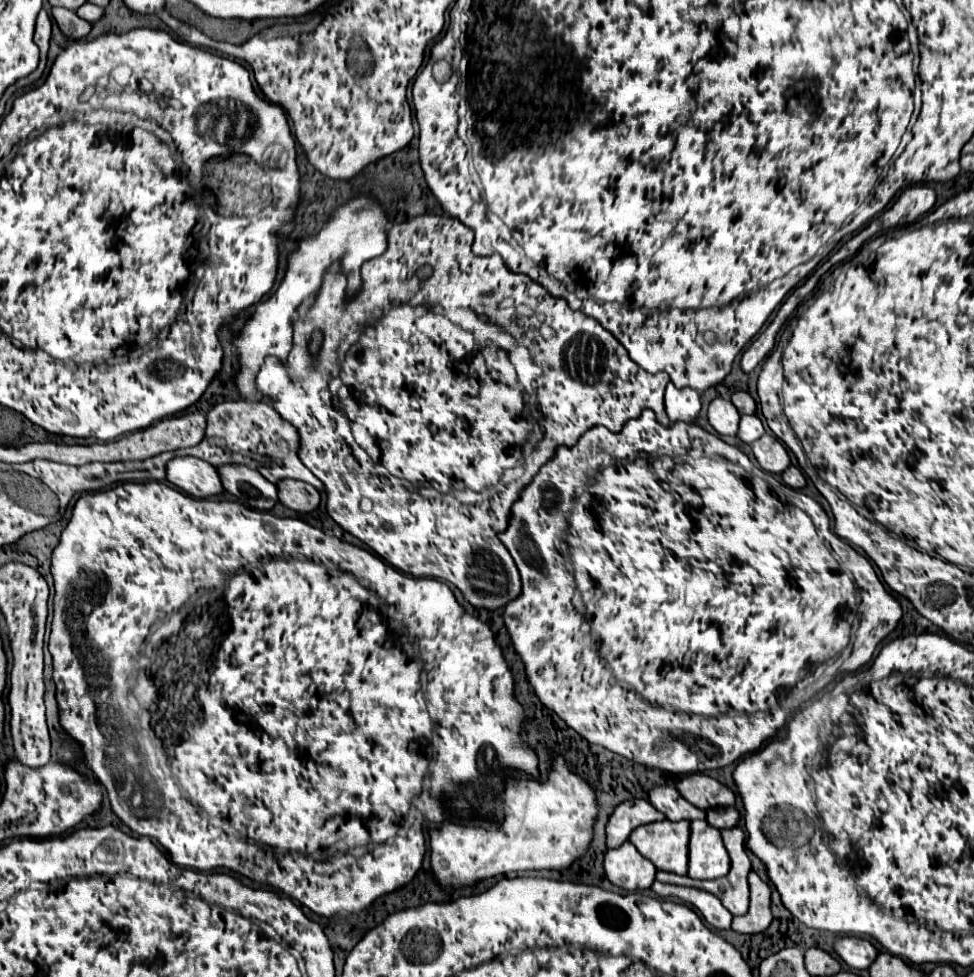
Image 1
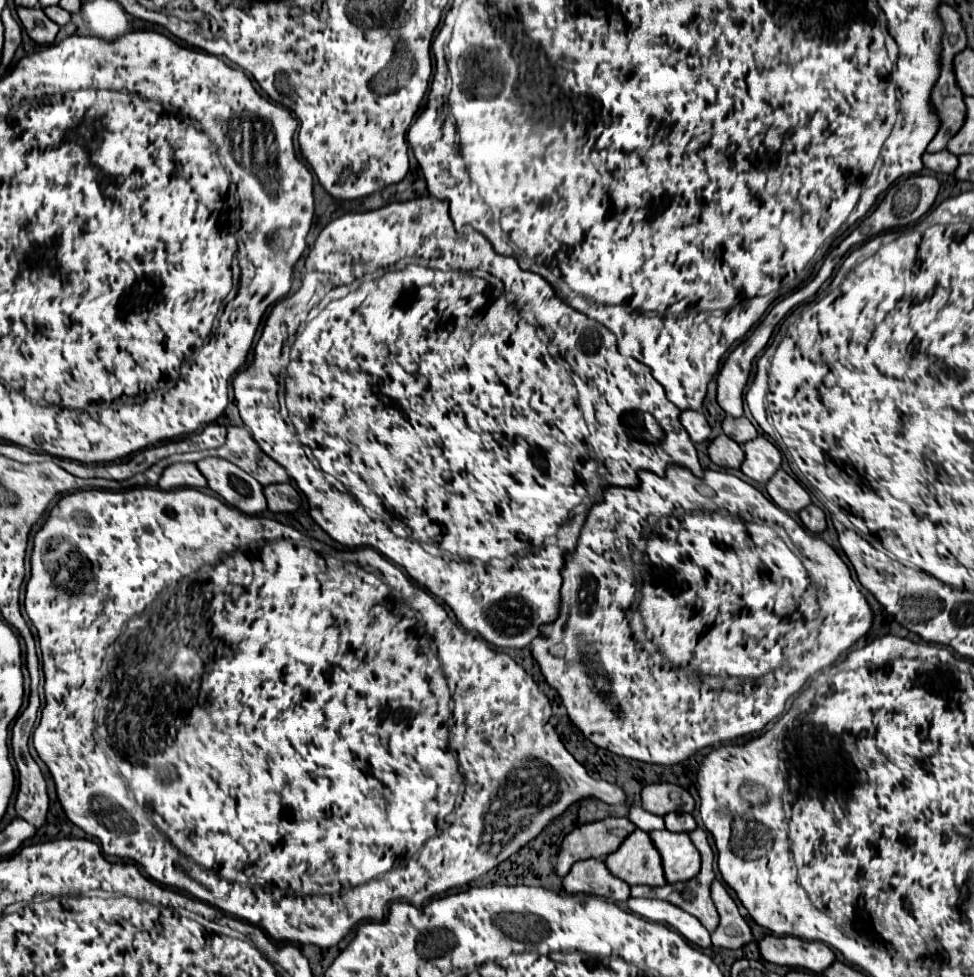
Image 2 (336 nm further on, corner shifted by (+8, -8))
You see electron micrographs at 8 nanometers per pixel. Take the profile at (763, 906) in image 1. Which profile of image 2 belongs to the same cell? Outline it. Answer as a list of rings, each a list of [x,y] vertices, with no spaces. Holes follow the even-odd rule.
[[[718,880],[712,882],[710,896],[720,916],[720,924],[712,932],[712,944],[718,948],[730,948],[730,950],[736,950],[748,944],[752,940],[750,926],[740,916],[736,902],[730,898],[726,888]]]

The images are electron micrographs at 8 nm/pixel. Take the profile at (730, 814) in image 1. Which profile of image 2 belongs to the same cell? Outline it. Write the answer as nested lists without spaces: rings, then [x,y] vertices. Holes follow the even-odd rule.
[[[670,812],[664,816],[664,826],[670,832],[690,832],[696,828],[696,822],[692,818],[692,814],[678,814],[678,812]]]

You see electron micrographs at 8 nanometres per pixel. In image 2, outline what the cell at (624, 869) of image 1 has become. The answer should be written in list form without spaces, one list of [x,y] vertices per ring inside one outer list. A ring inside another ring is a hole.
[[[582,860],[574,864],[570,874],[564,876],[562,888],[568,894],[584,892],[614,902],[626,902],[630,896],[630,886],[612,876],[602,860]]]

